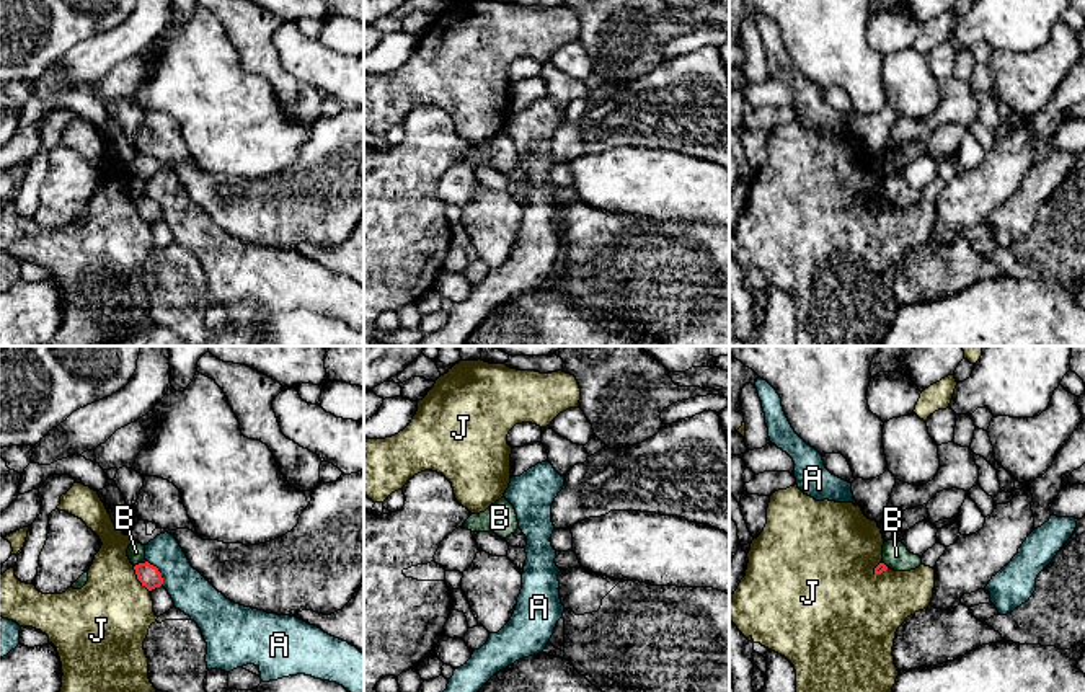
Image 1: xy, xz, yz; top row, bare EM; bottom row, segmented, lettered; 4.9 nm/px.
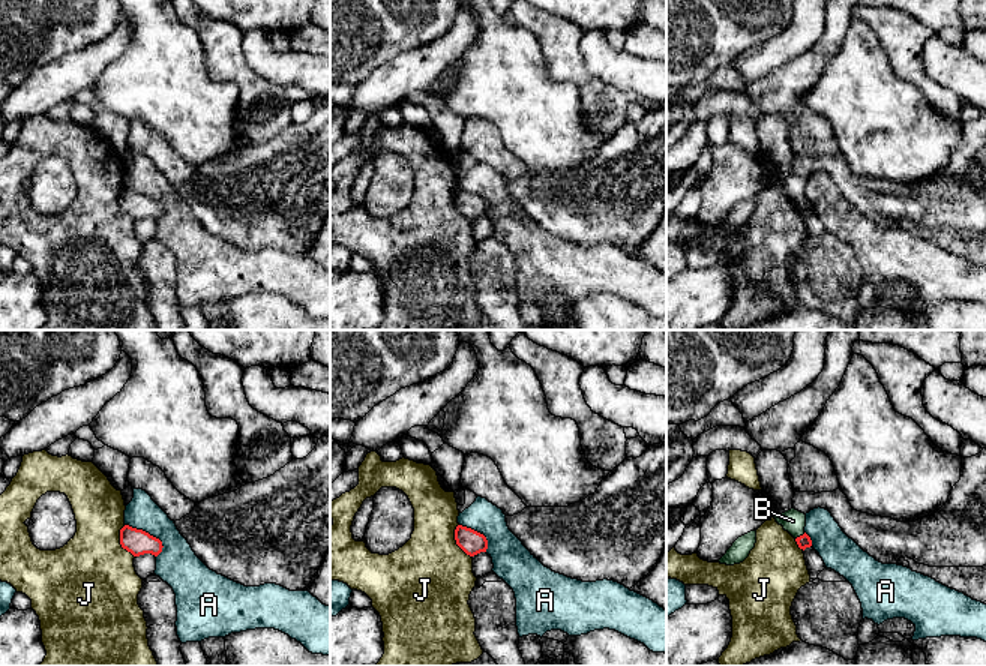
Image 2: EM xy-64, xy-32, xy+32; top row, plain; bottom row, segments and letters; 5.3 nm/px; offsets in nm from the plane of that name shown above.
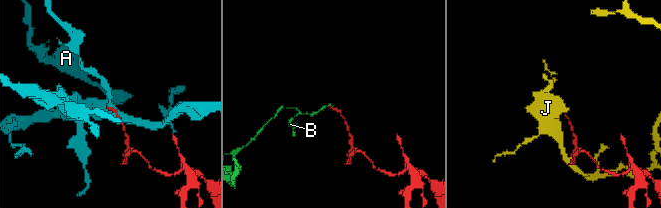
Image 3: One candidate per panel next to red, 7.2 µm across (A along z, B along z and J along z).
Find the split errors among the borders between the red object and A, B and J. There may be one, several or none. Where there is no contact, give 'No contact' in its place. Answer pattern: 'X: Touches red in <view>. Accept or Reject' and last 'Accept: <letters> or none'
A: Touches red in xy. Reject
B: Touches red in xy. Reject
J: Touches red in xy. Reject
Accept: none

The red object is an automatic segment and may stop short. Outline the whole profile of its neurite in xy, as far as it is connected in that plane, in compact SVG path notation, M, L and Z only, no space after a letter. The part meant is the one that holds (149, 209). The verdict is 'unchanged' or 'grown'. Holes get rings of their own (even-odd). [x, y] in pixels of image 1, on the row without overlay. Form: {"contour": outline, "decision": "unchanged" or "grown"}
{"contour": "M148 196L139 197L134 201L137 214L145 220L148 225L160 222L163 219L162 207L157 201L150 199Z", "decision": "unchanged"}

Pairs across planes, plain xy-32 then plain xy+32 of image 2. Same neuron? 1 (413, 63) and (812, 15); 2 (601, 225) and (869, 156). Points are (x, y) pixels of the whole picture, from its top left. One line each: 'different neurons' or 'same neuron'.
1: same neuron
2: different neurons

